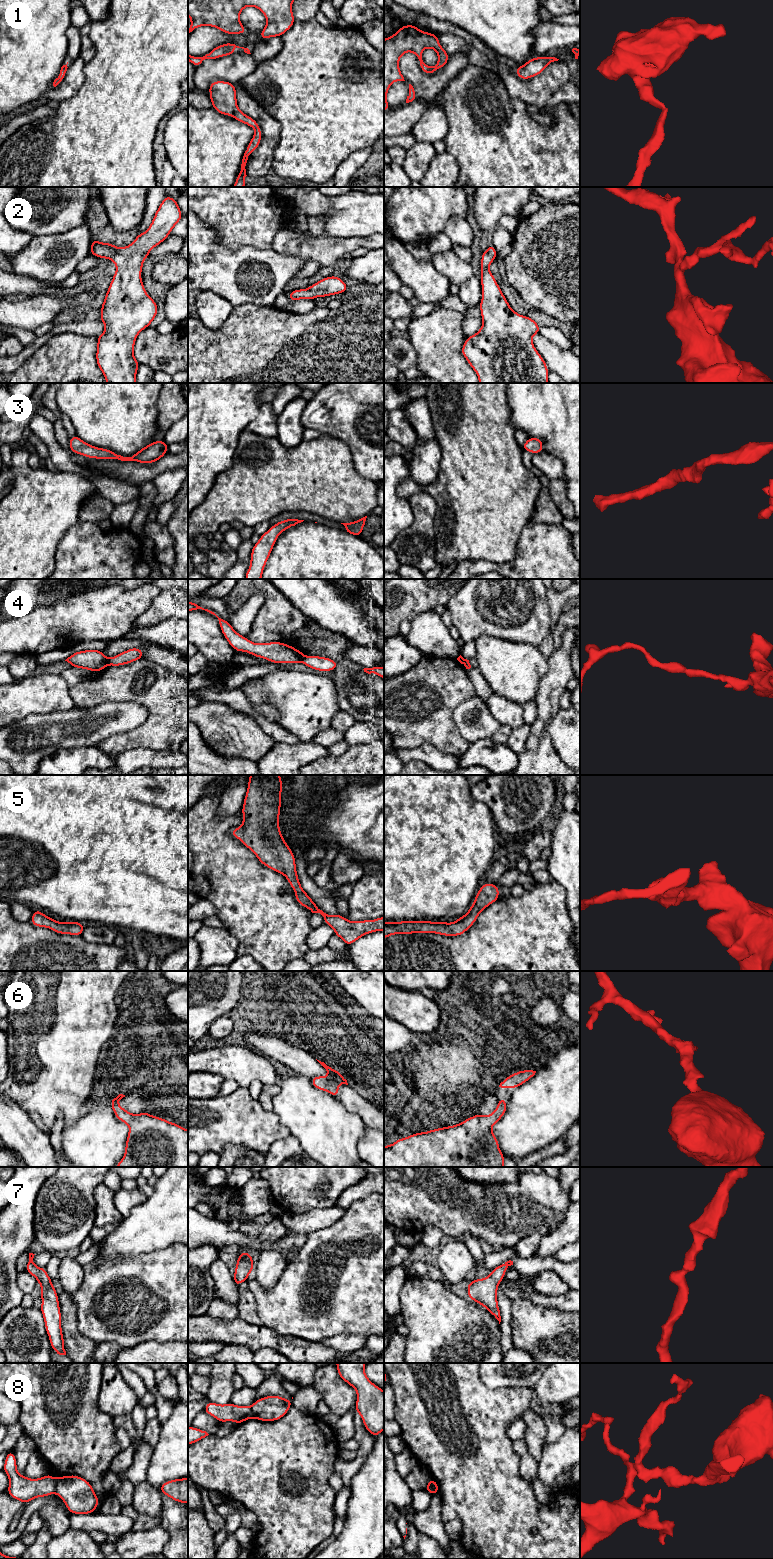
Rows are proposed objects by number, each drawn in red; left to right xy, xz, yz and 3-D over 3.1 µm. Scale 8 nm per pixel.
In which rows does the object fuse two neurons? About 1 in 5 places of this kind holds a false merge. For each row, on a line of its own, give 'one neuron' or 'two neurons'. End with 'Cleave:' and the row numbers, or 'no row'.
1: one neuron
2: one neuron
3: one neuron
4: two neurons
5: one neuron
6: one neuron
7: one neuron
8: two neurons
Cleave: 4, 8

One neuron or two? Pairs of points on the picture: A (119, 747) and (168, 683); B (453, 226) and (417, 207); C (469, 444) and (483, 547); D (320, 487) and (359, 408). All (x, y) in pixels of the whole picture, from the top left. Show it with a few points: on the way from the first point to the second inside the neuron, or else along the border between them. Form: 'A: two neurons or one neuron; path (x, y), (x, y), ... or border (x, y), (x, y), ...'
A: one neuron; path (137, 738), (168, 708), (168, 701)
B: two neurons; border (466, 218), (452, 217), (446, 223), (443, 231)
C: one neuron; path (481, 470), (483, 521)
D: two neurons; border (322, 434), (341, 439), (348, 446), (353, 461)

